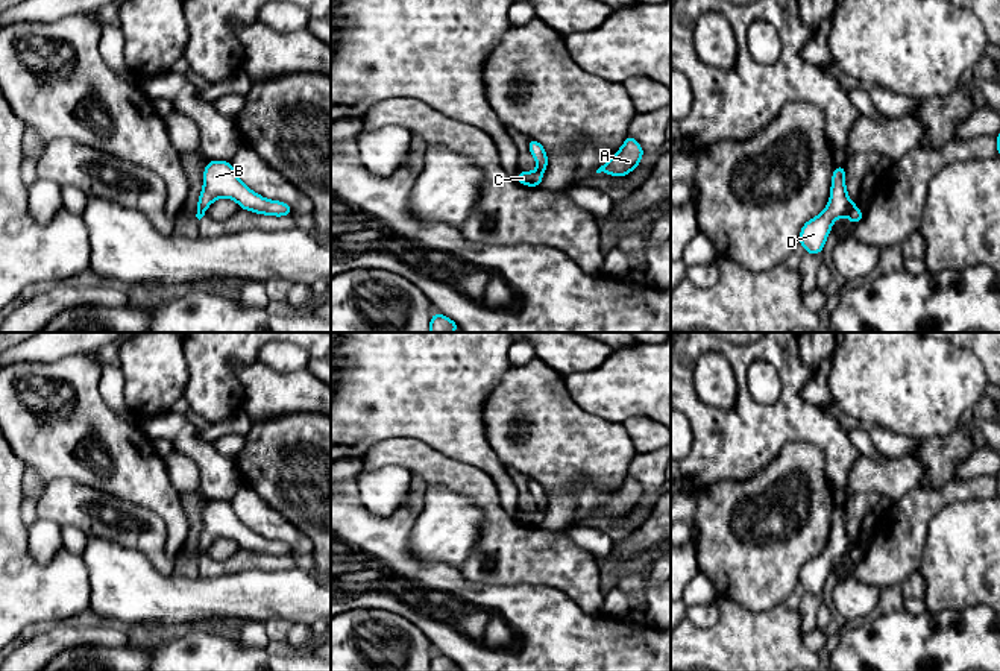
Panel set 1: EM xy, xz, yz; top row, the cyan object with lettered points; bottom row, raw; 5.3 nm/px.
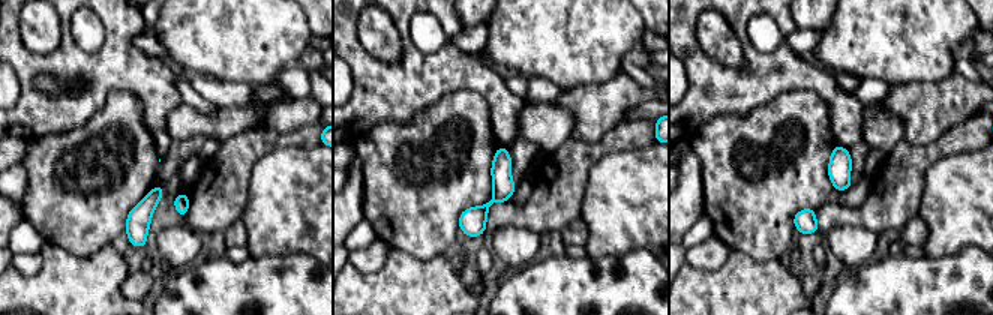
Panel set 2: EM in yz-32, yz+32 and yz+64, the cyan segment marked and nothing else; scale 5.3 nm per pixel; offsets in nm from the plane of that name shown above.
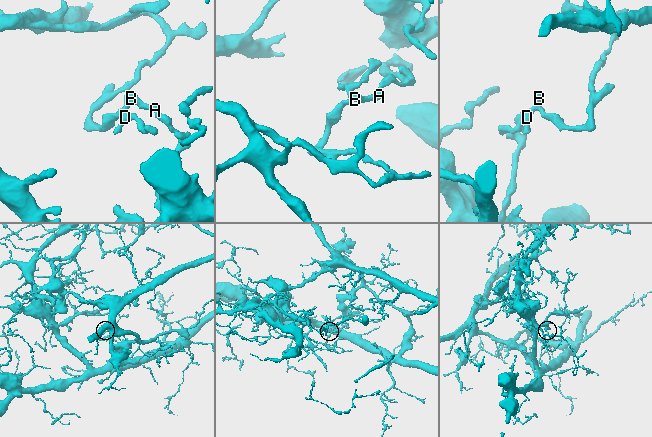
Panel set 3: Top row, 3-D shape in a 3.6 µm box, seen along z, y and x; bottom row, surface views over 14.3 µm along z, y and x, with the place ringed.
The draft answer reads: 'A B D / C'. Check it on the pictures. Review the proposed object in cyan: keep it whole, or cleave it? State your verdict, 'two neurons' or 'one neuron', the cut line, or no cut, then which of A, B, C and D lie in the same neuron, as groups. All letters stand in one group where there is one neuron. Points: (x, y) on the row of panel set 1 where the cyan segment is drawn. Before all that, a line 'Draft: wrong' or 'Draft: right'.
Draft: right
two neurons | yz (855, 205), (847, 216) | A B D / C

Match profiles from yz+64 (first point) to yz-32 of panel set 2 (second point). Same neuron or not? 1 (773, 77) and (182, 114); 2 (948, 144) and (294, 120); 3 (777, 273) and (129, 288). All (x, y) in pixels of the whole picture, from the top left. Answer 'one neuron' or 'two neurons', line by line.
1: two neurons
2: two neurons
3: two neurons

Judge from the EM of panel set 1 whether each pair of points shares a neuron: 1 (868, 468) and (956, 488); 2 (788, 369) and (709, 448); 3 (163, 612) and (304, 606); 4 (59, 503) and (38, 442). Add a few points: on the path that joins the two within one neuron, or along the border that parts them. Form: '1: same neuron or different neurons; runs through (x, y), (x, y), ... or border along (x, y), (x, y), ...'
1: different neurons; border along (917, 485), (893, 503)
2: same neuron; runs through (789, 396), (756, 433), (736, 444)
3: same neuron; runs through (198, 600), (269, 600)
4: different neurons; border along (47, 483), (56, 478), (73, 478), (87, 486)

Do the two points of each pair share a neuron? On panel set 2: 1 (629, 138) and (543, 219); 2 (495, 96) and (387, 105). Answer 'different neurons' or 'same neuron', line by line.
1: same neuron
2: same neuron

